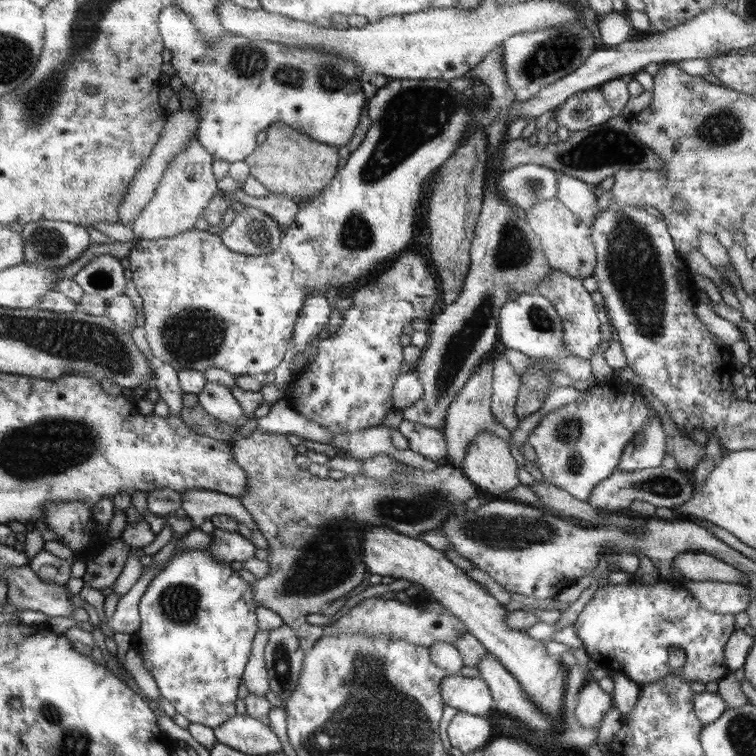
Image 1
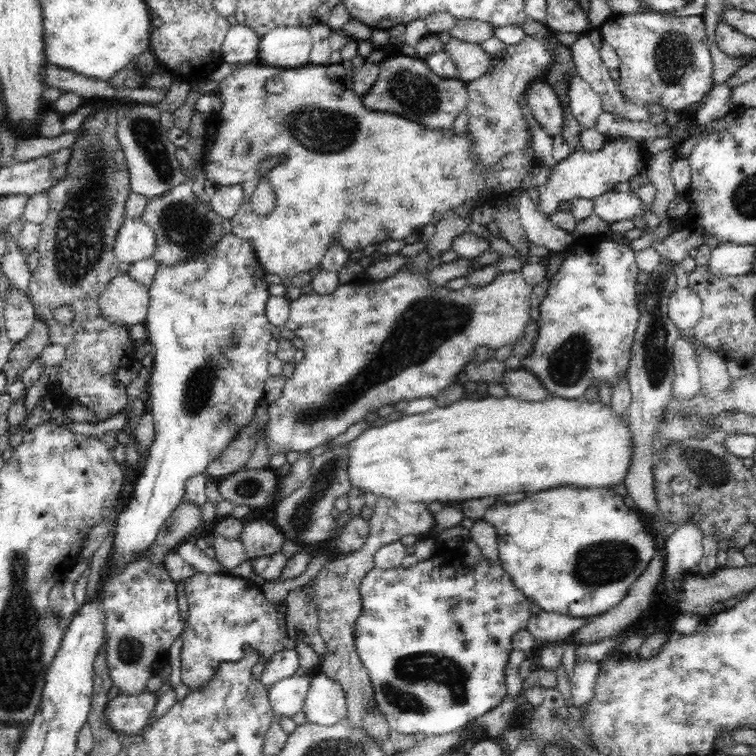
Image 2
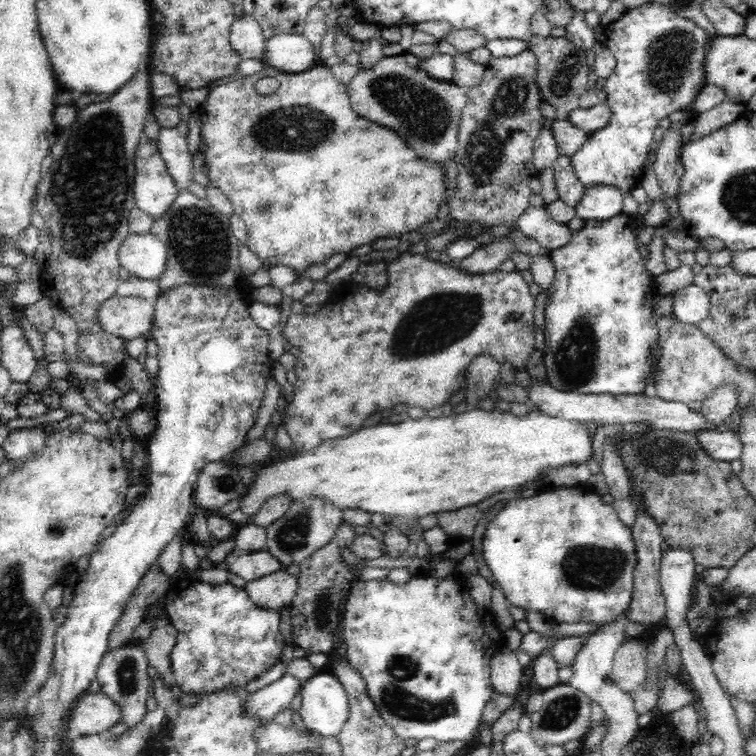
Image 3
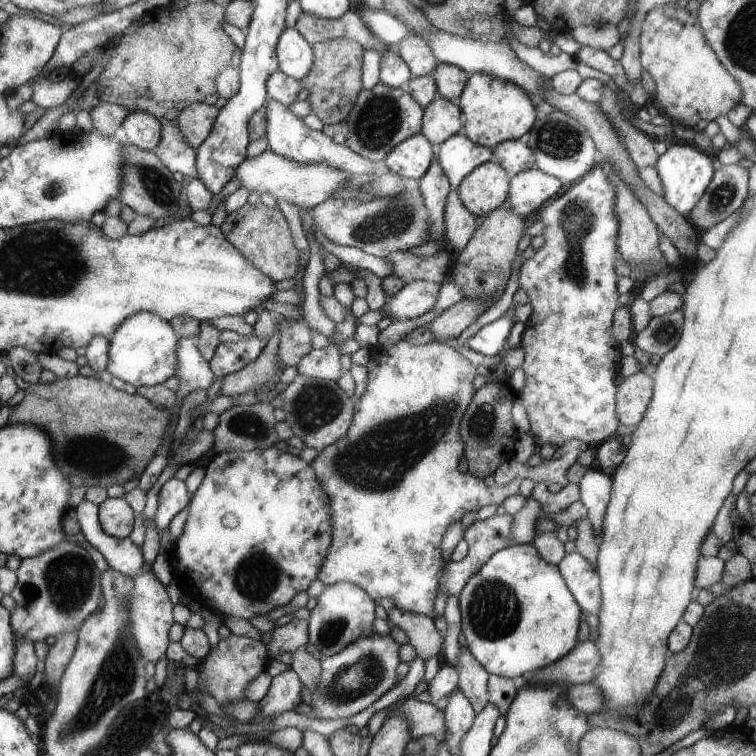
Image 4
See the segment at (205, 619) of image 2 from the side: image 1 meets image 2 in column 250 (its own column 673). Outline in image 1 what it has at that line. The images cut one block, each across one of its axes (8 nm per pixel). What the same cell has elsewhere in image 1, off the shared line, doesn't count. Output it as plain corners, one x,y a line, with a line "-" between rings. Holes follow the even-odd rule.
638,576
626,585
599,587
592,599
580,612
575,623
577,636
582,640
583,648
591,660
609,671
622,673
639,685
658,682
670,674
669,658
672,650
680,650
686,656
684,668
680,670
681,678
689,682
718,682
730,676
726,666
724,649
730,636
735,632
735,616
732,614
710,613
700,607
698,600
690,591
686,591
680,582
670,582
659,578
654,585
646,585

